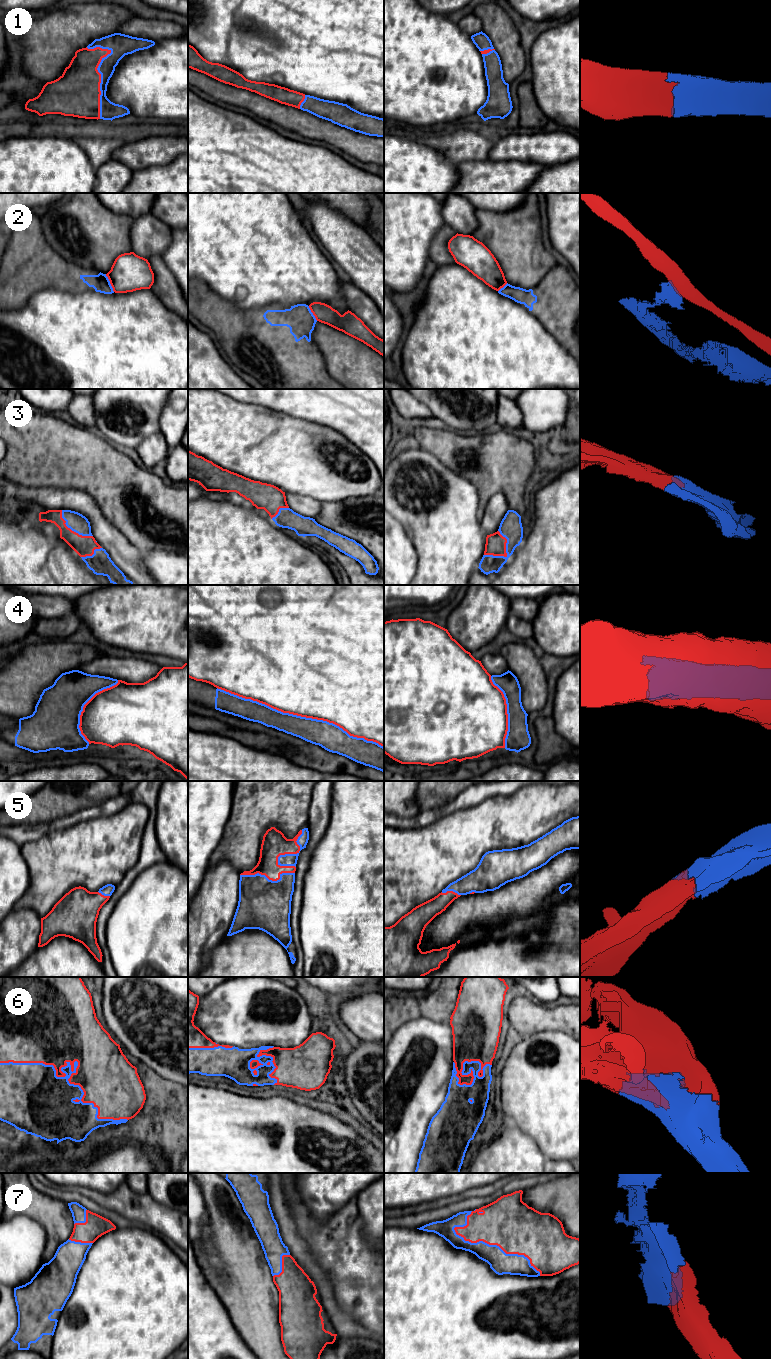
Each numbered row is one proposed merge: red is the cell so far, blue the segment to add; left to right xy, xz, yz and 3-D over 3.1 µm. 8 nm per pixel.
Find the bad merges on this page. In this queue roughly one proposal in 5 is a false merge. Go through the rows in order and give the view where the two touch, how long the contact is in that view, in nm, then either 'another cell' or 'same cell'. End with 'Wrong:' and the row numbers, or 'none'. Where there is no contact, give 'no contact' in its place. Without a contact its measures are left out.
1: contact in xy; length 600 nm; same cell
2: contact in xy; length 160 nm; another cell
3: contact in yz; length 240 nm; same cell
4: contact in xz; length 1400 nm; another cell
5: contact in xz; length 340 nm; same cell
6: contact in xy; length 1100 nm; same cell
7: contact in yz; length 800 nm; same cell
Wrong: 2, 4

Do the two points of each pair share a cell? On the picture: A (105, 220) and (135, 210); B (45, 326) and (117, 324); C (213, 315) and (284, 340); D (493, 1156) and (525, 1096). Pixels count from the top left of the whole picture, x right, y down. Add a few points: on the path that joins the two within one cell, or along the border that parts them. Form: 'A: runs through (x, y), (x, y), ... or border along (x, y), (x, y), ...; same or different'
A: border along (102, 203), (117, 213), (128, 214), (133, 218); different
B: runs through (63, 326), (99, 326); same
C: runs through (231, 325), (245, 335), (266, 340); same
D: border along (511, 1123), (531, 1137); different

